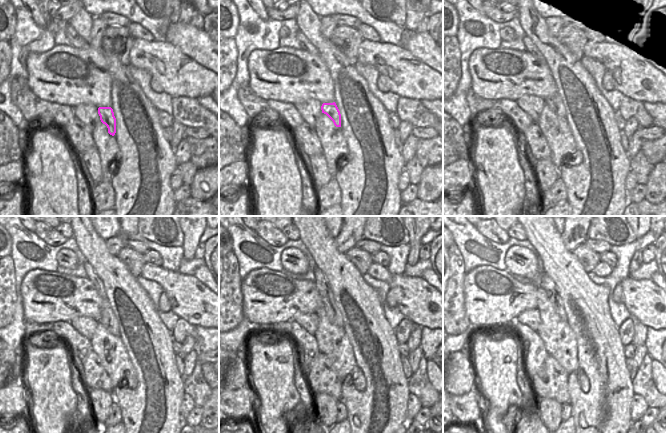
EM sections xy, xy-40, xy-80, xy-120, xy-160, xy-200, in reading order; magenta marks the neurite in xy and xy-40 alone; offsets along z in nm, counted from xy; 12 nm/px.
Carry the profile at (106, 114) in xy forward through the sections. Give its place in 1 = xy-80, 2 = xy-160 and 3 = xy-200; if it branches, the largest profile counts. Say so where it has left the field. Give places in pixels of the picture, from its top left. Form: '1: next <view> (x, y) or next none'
1: next xy-80 (554, 102)
2: next xy-160 (333, 314)
3: next xy-200 (547, 284)

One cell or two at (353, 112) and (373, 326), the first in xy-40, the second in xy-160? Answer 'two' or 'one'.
one

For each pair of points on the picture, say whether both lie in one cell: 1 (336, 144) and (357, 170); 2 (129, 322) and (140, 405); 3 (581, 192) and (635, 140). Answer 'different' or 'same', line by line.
1: different
2: same
3: different

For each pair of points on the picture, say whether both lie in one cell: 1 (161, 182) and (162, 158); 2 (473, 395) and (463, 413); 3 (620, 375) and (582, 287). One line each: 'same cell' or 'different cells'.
1: same cell
2: same cell
3: same cell

